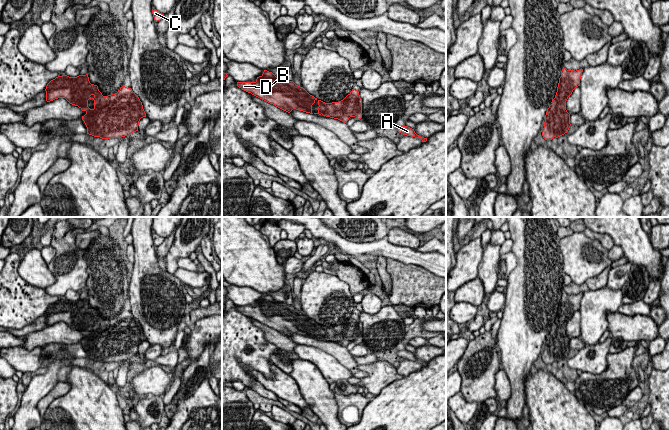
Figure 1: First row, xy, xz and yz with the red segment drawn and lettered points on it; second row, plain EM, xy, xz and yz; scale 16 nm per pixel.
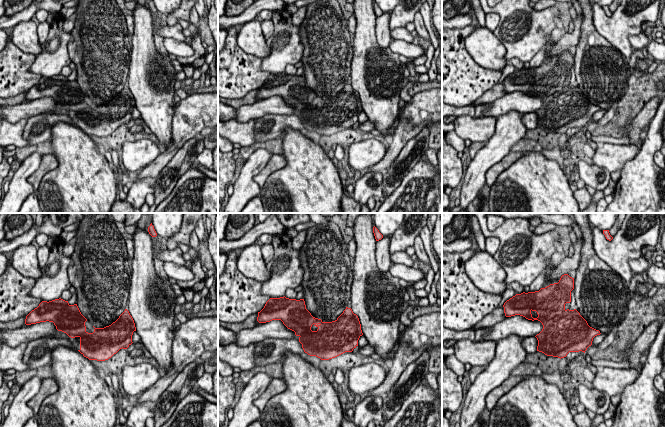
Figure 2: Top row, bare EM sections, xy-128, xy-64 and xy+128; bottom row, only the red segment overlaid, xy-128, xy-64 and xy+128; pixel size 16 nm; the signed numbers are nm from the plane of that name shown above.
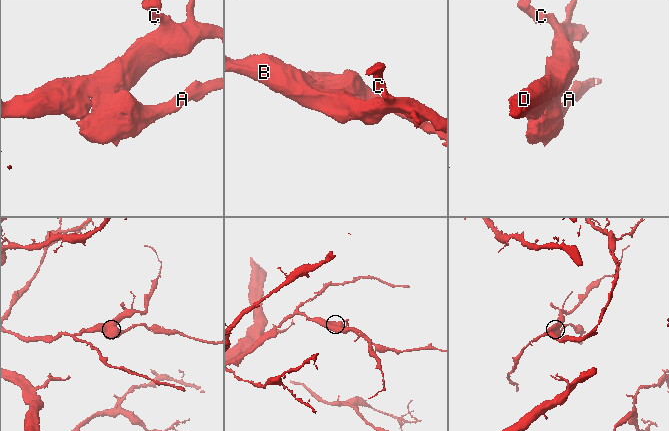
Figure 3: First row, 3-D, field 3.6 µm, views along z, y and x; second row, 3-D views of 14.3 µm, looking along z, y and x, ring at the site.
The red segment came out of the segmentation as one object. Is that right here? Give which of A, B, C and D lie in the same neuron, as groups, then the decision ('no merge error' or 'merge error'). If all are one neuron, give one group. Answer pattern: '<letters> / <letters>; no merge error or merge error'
A / B C D; merge error

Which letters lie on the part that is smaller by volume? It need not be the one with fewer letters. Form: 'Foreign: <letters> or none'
Foreign: A

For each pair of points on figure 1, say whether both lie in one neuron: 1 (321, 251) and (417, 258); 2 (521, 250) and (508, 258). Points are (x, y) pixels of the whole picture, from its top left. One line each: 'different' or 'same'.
1: different
2: different

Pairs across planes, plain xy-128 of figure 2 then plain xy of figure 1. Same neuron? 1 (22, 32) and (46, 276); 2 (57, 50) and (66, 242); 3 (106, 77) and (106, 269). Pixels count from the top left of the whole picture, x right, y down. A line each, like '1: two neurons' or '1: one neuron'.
1: one neuron
2: one neuron
3: one neuron

